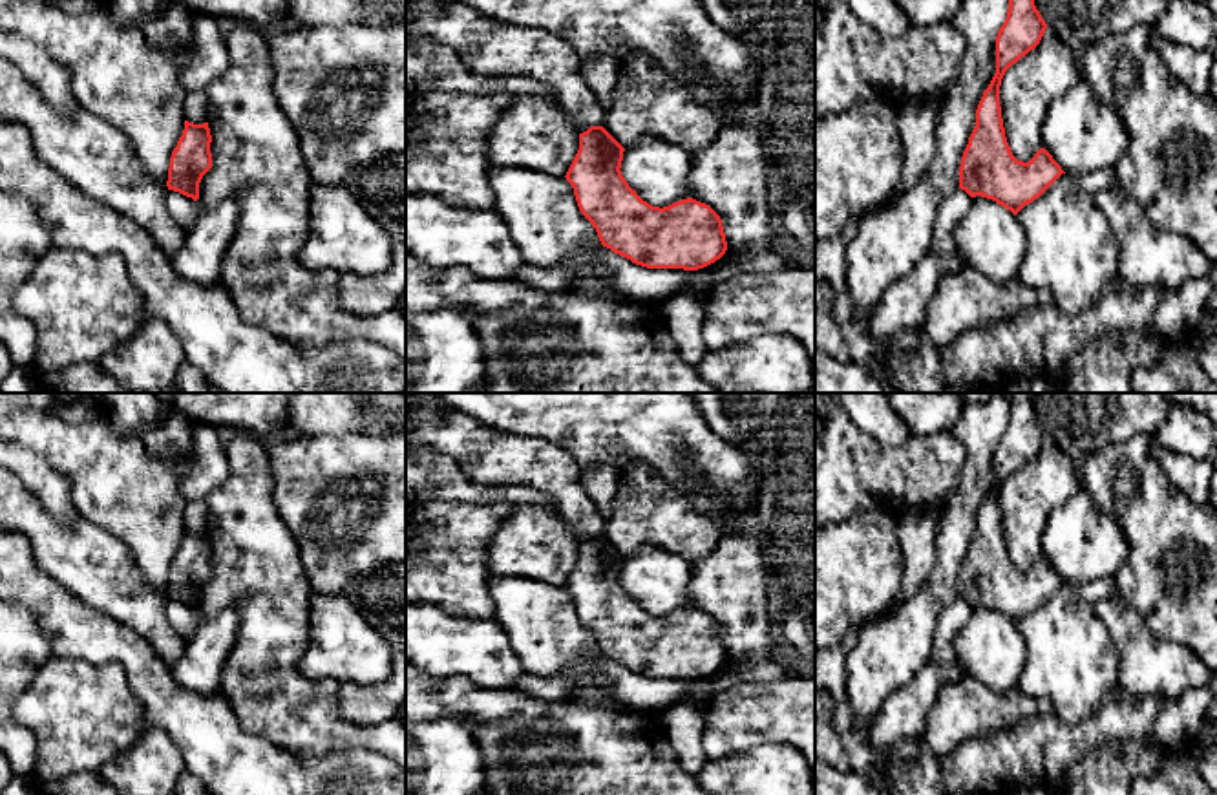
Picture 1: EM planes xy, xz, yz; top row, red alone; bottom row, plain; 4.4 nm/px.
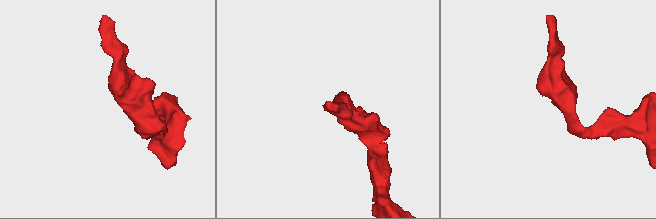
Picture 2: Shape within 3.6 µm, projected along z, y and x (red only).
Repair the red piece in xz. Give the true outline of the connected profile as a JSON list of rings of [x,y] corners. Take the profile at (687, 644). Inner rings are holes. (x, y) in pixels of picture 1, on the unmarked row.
[[[603,537],[579,543],[566,590],[603,656],[647,678],[698,680],[727,660],[720,625],[693,607],[652,616],[621,585],[625,557]]]

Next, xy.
[[[185,530],[183,545],[170,567],[168,599],[179,601],[194,610],[199,609],[199,592],[212,578],[208,532],[194,534]]]

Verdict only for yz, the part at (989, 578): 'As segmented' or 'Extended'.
As segmented

